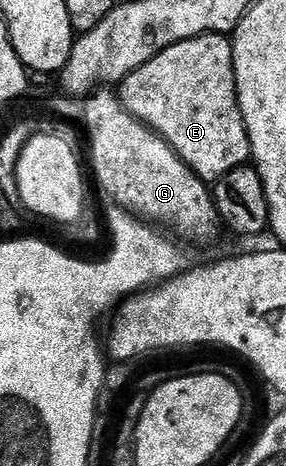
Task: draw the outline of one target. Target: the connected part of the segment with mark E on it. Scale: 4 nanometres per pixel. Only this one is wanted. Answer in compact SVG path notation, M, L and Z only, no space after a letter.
M220 35L192 37L189 41L176 40L118 85L118 97L124 108L159 133L164 142L182 158L184 164L205 183L215 183L220 178L229 176L233 171L239 170L250 157L248 132L244 129L240 110L230 107L230 69L226 64L229 57L229 42Z

